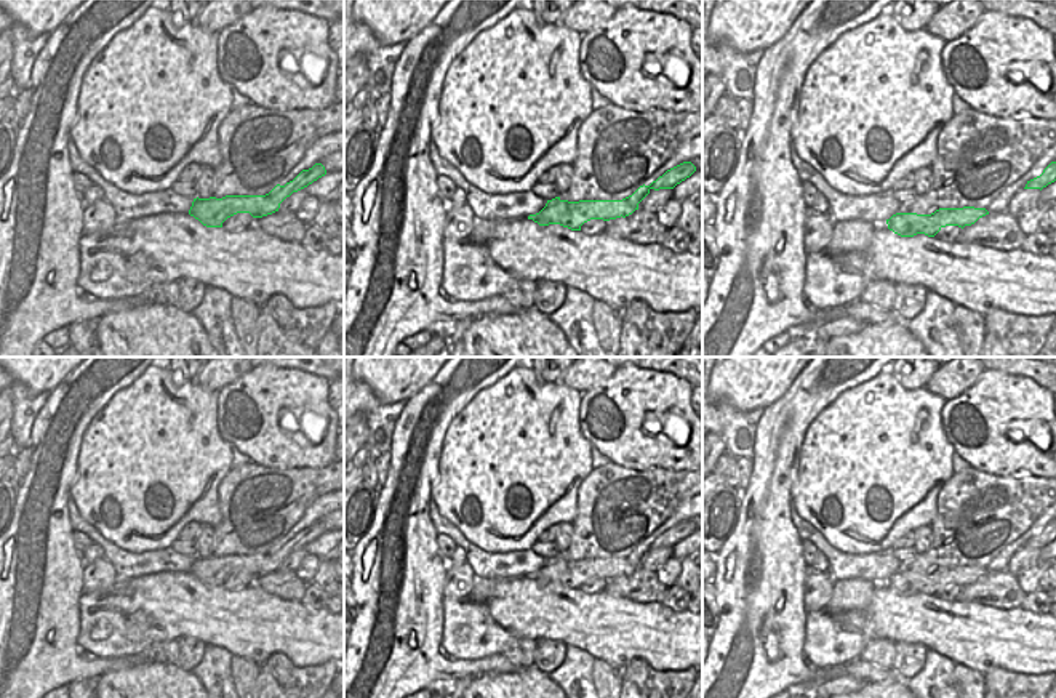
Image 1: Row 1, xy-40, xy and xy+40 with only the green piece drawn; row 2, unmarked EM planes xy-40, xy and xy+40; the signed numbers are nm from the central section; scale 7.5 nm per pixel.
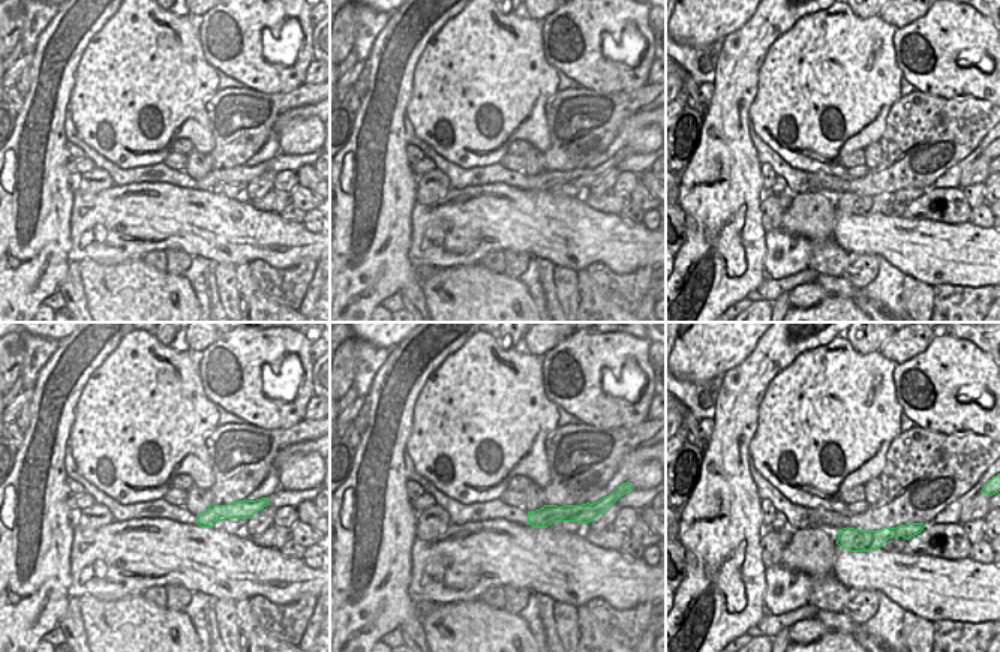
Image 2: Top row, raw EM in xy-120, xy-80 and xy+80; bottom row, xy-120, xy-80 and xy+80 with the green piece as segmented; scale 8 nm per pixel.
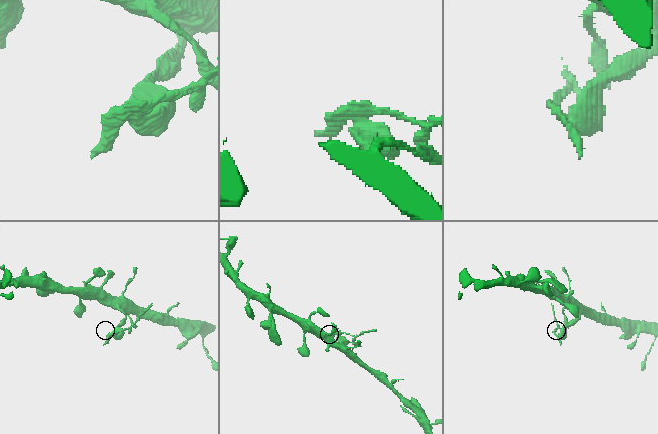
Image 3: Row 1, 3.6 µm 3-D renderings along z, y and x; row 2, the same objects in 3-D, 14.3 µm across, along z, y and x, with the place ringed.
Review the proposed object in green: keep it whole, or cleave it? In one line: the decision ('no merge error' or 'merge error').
merge error

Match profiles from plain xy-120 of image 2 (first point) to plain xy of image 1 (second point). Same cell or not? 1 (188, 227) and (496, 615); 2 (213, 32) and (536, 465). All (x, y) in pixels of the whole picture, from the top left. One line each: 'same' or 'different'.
1: same
2: different

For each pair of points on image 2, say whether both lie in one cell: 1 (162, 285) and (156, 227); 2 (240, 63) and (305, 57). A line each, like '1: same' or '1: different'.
1: different
2: same

